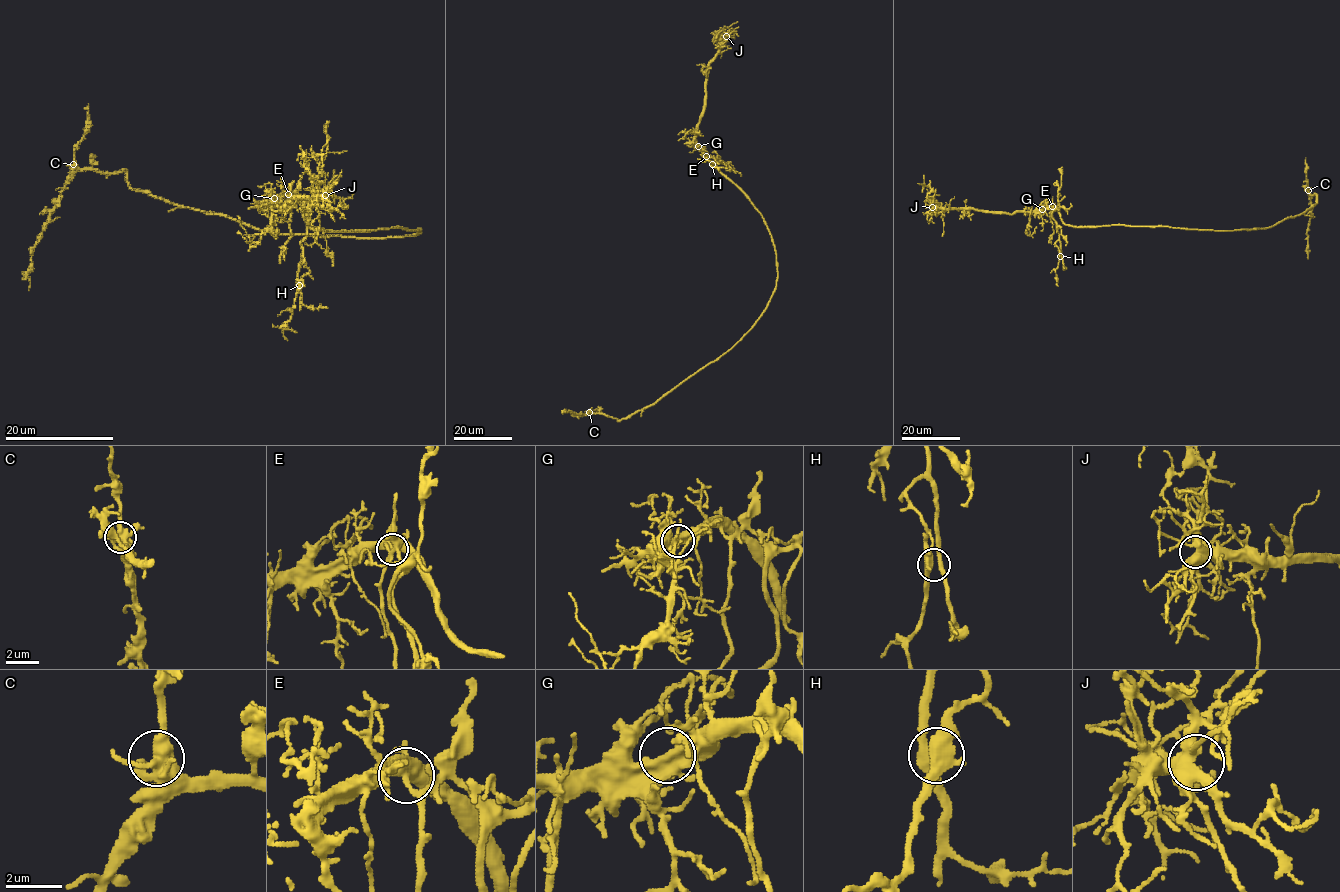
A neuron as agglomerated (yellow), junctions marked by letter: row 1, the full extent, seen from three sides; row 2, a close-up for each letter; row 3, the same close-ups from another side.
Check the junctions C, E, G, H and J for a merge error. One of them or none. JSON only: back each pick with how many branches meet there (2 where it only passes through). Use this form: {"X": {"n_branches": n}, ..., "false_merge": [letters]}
{"E": {"n_branches": 5}, "false_merge": ["E"]}

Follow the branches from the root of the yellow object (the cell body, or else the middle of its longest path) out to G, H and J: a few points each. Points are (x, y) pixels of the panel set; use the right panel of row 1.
G: (1176, 228), (1072, 226), (1062, 221), (1054, 207), (1042, 209)
H: (1176, 228), (1072, 226), (1062, 221), (1054, 205), (1052, 217), (1059, 236), (1060, 256)
J: (1176, 228), (1072, 226), (1062, 221), (1054, 207), (1011, 214), (932, 207)

